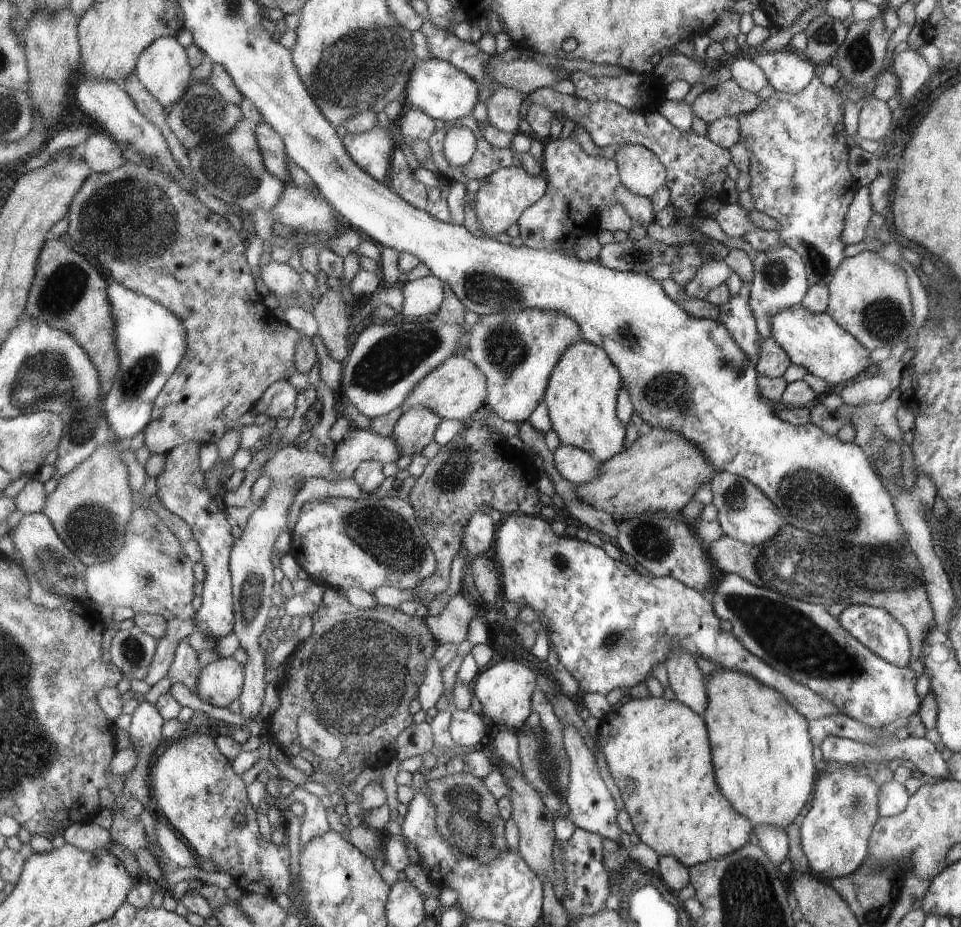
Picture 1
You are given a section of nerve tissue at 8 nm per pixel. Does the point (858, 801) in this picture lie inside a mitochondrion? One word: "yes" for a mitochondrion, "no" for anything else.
yes

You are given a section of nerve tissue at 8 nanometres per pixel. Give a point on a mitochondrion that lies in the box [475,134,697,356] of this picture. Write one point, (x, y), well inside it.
(637, 255)

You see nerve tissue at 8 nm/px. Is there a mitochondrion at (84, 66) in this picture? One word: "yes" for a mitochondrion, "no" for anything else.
no

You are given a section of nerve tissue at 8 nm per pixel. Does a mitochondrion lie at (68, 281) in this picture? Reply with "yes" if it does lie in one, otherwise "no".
yes

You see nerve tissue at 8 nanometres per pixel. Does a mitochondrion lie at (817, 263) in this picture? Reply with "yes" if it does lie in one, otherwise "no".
yes

